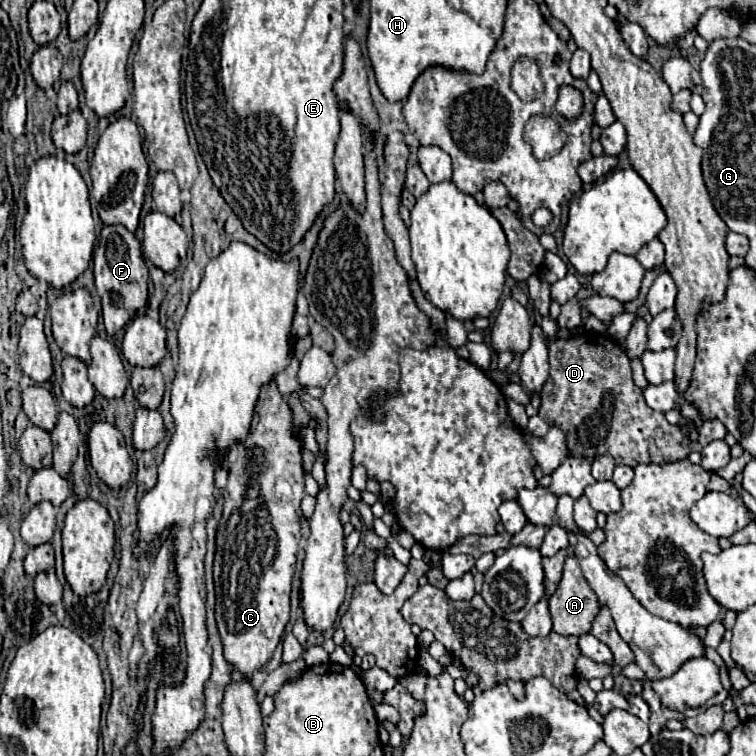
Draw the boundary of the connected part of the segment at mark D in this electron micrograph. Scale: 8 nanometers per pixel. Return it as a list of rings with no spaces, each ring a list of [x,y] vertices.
[[[585,332],[575,338],[561,338],[549,346],[549,366],[549,378],[541,390],[539,416],[545,418],[549,426],[557,426],[567,434],[567,446],[573,456],[595,458],[609,454],[617,464],[635,468],[643,462],[677,462],[687,458],[691,452],[691,444],[685,438],[683,430],[669,424],[661,412],[649,410],[641,388],[633,382],[629,356],[625,354],[623,346],[619,346],[611,336]]]

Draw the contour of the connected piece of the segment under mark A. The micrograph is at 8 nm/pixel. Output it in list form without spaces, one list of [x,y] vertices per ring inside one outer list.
[[[569,554],[565,560],[565,570],[563,570],[559,588],[555,590],[553,596],[549,596],[549,610],[551,610],[551,618],[553,618],[553,630],[561,636],[587,634],[591,630],[595,616],[601,610],[599,598],[597,598],[597,594],[593,594],[591,586],[585,582],[585,576],[581,574],[581,566],[579,566],[575,554]]]

